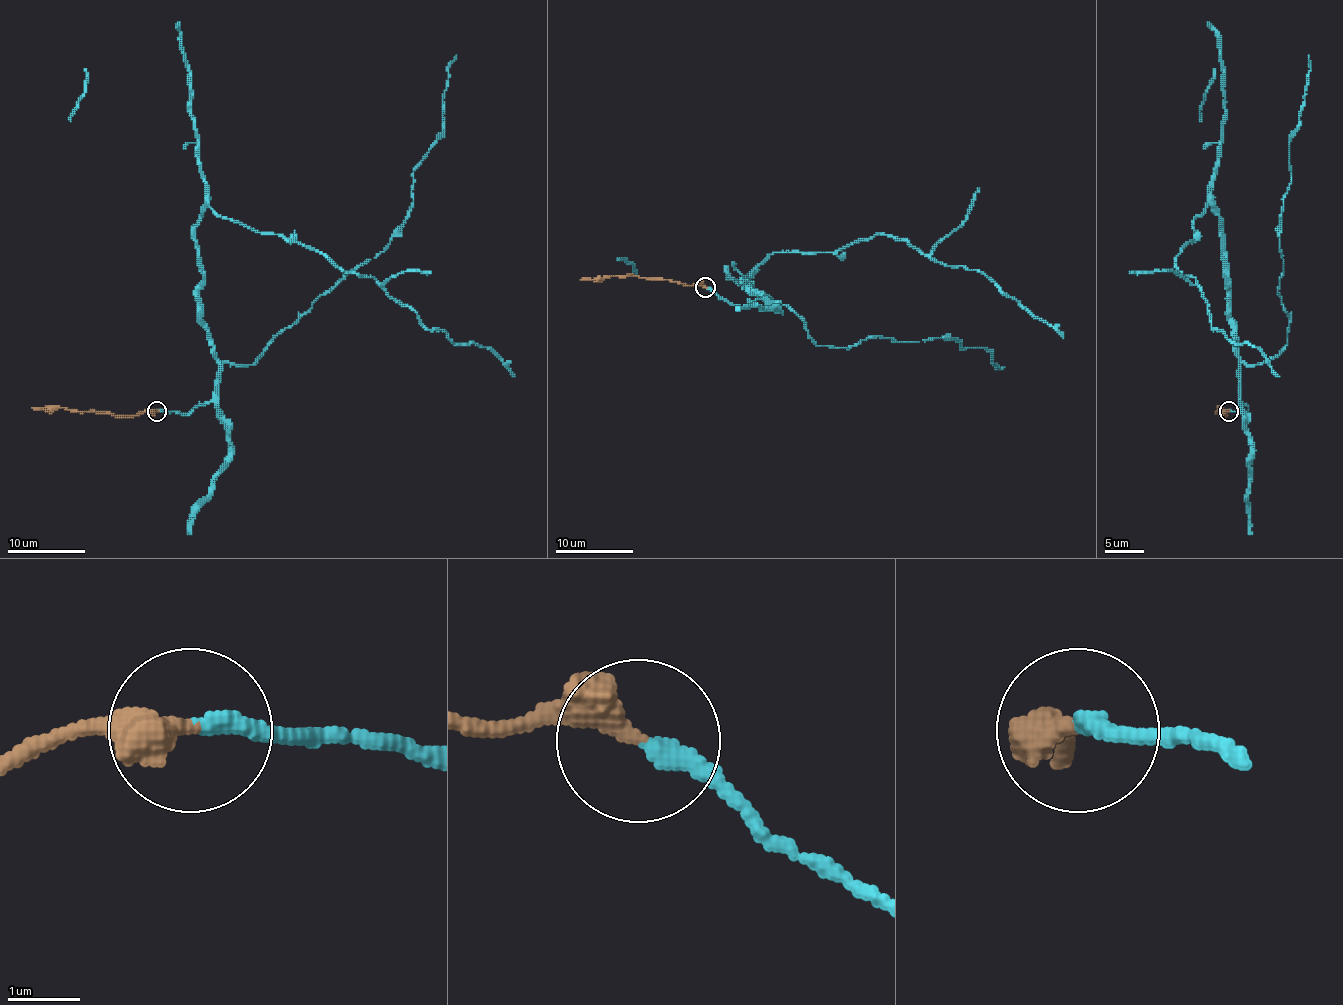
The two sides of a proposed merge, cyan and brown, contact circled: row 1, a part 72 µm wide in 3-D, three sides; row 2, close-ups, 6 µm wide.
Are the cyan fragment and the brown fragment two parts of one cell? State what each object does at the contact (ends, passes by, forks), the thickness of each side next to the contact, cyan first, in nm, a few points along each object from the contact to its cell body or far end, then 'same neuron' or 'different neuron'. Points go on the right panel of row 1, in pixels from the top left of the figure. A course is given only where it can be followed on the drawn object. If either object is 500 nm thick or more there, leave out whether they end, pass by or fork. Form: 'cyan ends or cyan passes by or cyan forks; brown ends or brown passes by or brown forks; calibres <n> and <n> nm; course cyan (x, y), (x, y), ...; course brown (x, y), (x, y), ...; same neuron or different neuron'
cyan ends; brown passes by; calibres 240 and 280 nm; course cyan (1229, 411), (1248, 407), (1209, 205), (1180, 271), (1213, 330), (1279, 376); course brown (1229, 411), (1221, 415), (1217, 411), (1221, 407); same neuron

